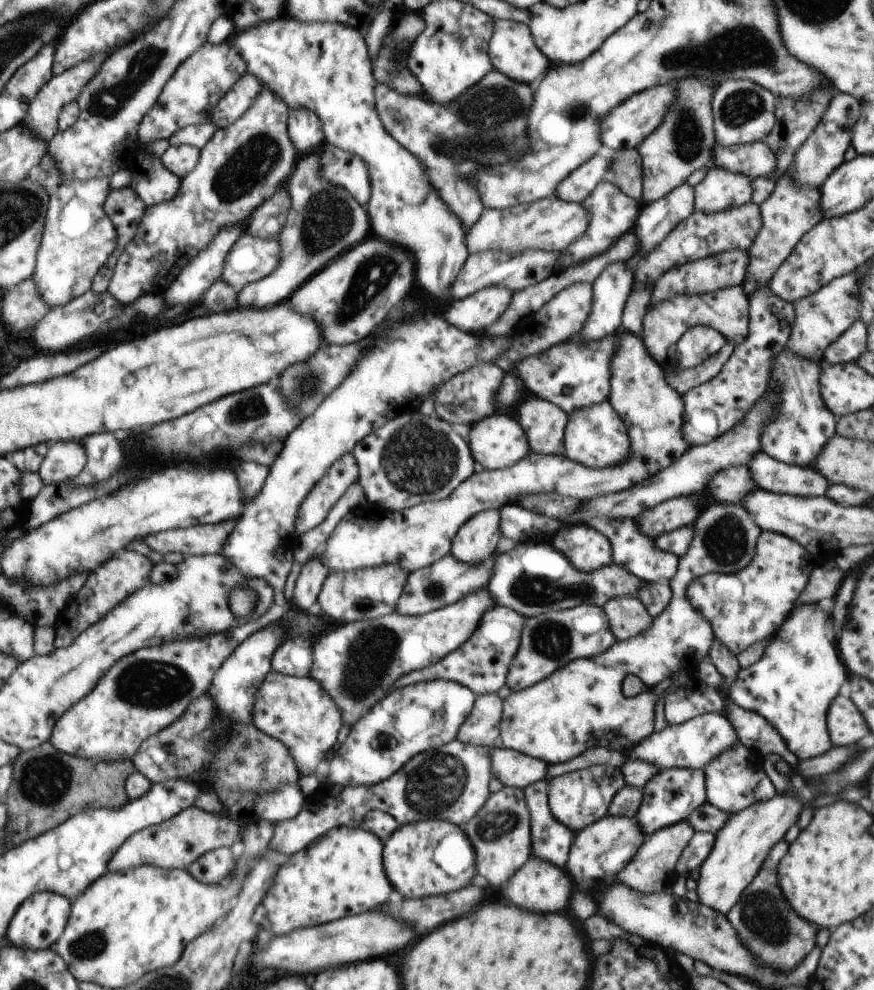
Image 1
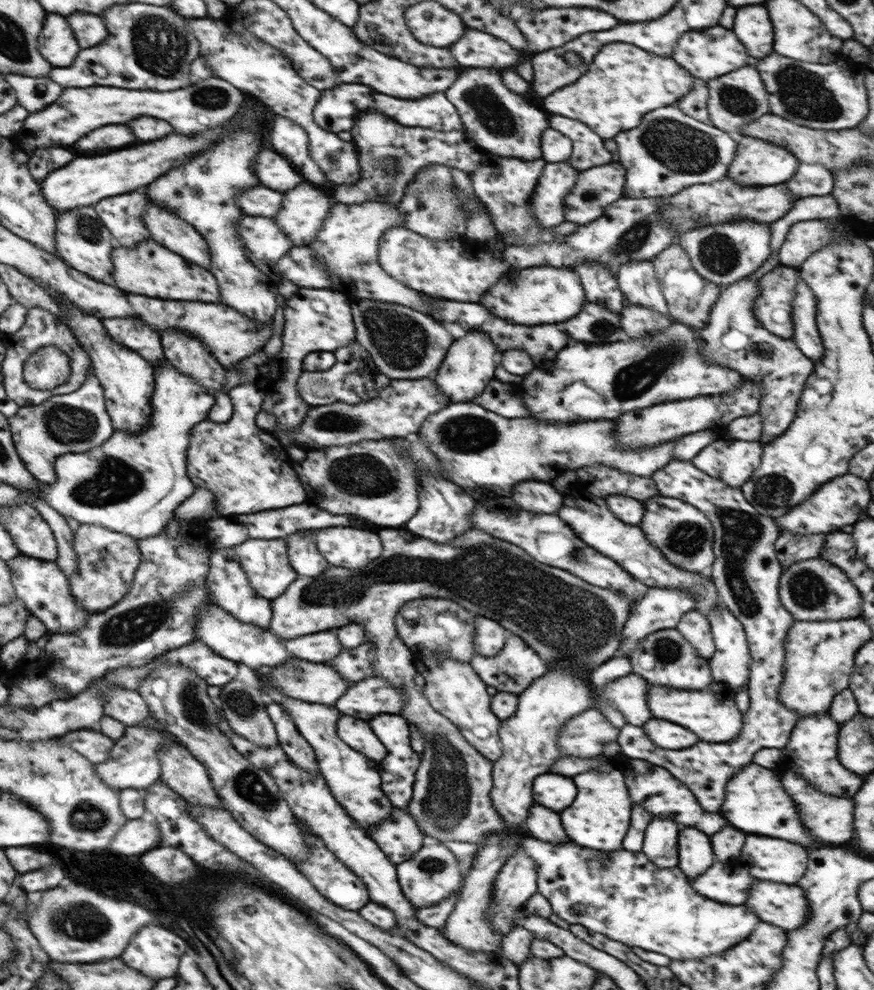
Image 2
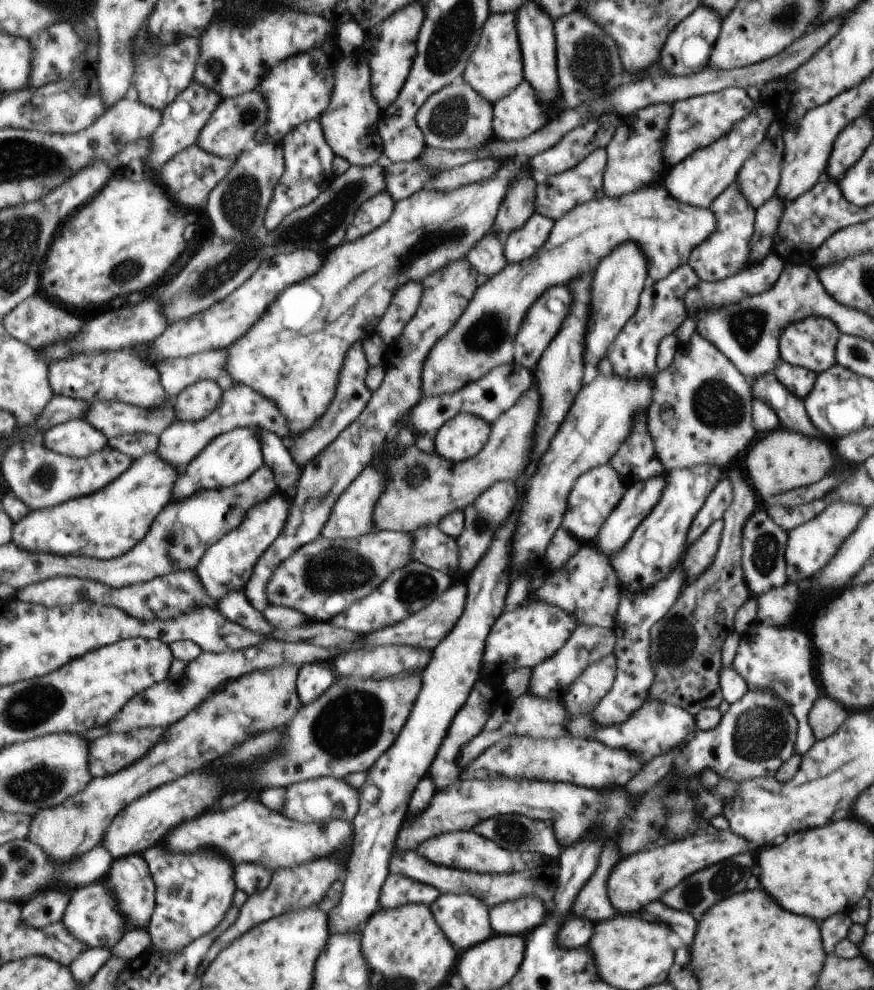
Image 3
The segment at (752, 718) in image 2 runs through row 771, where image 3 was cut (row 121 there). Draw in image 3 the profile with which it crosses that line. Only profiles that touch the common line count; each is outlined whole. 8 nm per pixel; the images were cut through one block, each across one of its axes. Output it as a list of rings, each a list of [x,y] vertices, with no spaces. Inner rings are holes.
[[[728,87],[720,92],[706,93],[704,96],[693,96],[686,100],[678,100],[672,104],[672,116],[668,120],[664,140],[662,140],[662,156],[666,164],[674,166],[692,152],[710,146],[718,138],[722,138],[726,132],[732,130],[736,122],[748,116],[752,112],[755,102],[750,99],[746,90],[740,87]]]

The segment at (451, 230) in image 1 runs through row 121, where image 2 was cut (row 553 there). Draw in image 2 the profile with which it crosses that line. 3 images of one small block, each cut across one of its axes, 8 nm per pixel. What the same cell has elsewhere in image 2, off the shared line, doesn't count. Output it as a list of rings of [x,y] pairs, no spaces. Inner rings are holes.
[[[338,526],[314,529],[314,544],[331,566],[358,570],[382,553],[378,531]]]

